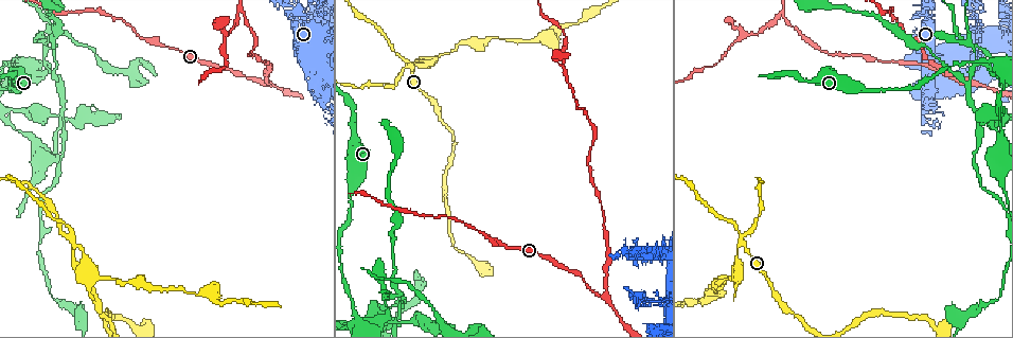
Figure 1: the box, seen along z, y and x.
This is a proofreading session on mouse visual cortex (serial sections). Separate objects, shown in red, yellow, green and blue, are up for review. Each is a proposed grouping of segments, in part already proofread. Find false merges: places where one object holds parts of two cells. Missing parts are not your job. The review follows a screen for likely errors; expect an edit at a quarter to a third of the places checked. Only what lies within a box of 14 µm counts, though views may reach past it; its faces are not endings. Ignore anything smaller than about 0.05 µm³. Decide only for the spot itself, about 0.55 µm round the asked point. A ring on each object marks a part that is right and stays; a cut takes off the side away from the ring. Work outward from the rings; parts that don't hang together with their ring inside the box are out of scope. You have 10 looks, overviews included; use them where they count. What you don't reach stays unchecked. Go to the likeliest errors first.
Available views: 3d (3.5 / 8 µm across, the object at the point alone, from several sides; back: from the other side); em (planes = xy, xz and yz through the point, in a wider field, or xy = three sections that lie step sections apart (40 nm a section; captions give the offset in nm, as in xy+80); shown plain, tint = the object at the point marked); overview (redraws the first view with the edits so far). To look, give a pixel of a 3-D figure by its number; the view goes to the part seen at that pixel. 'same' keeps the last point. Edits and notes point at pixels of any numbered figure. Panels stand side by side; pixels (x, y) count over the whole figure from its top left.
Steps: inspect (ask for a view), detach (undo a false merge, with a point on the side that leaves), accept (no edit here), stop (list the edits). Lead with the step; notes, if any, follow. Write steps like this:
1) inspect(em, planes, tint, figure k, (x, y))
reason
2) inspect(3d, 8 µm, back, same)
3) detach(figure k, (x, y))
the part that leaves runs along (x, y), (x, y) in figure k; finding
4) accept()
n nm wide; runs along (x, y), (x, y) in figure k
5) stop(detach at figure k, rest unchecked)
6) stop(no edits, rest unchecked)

inspect(3d, 3.5 µm, figure 1, (973, 82))
branch point

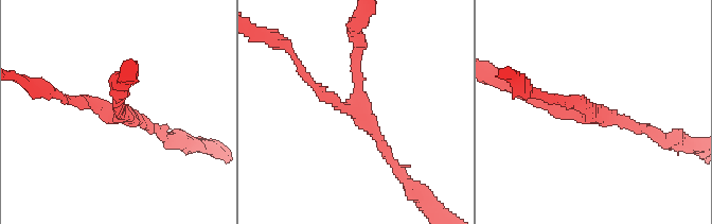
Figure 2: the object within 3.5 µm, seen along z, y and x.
inspect(em, xy, step 1, tint, figure 2, (346, 105))
3 arms; arms of 150, 200, 200 nm

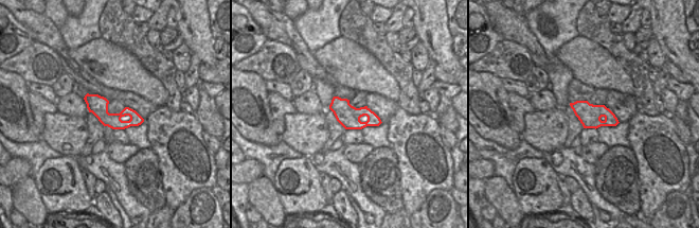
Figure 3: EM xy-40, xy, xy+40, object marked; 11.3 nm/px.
accept()
260 nm wide; runs along (87, 98), (110, 120), (140, 120) in figure 3; one cell here

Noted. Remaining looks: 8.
inspect(3d, 3.5 µm, back, figure 1, (77, 245))
sharp bend

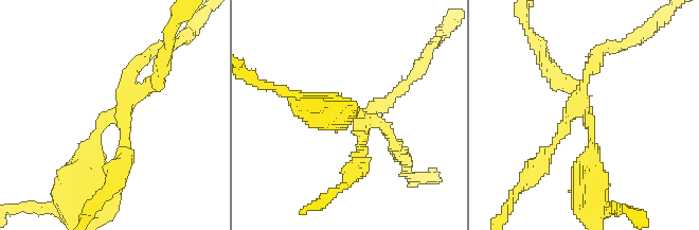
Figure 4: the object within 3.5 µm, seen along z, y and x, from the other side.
detach(figure 4, (158, 84))
4 arms; arms of 150, 150, 200, 250 nm; the part that leaves runs along (112, 119), (100, 126), (79, 194) in figure 4; a second cell is stuck on

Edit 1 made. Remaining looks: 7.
inspect(overview)

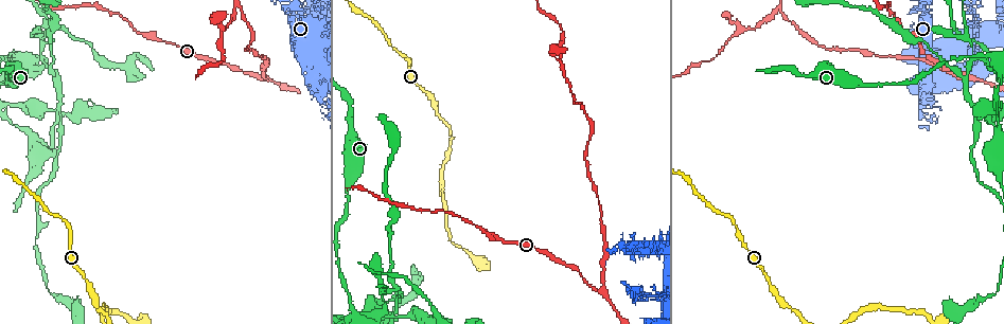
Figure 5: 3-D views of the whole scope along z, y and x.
inspect(3d, 3.5 µm, figure 5, (313, 15))
a fork

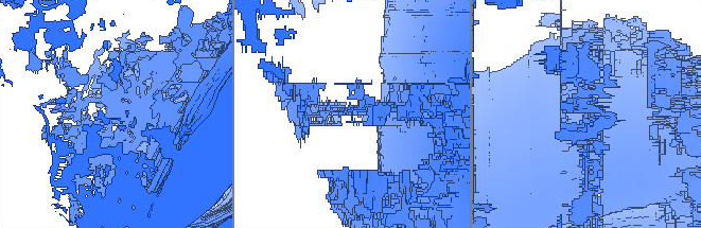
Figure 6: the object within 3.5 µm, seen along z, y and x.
inspect(em, xy, step 3, tint, figure 6, (117, 114))

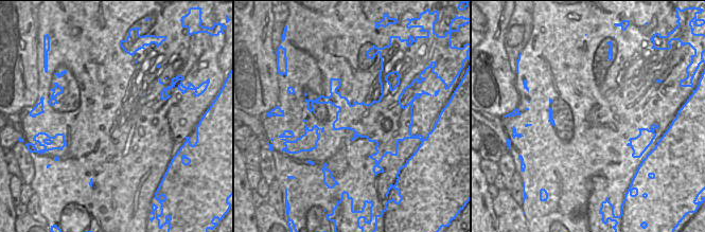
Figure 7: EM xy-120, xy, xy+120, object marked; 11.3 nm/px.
accept()
runs along (162, 157), (74, 82) in figure 6; all the same cell

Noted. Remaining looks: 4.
inspect(3d, 3.5 µm, back, figure 5, (996, 57))
sharp bend

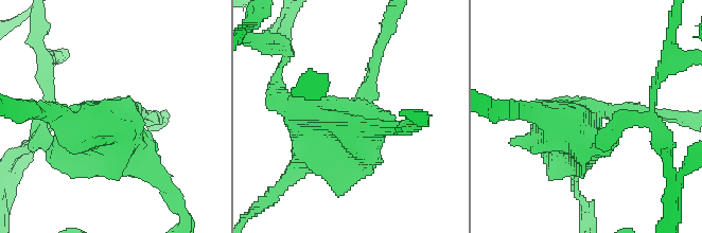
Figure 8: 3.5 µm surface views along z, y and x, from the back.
inspect(em, xy, step 3, tint, figure 8, (591, 115))

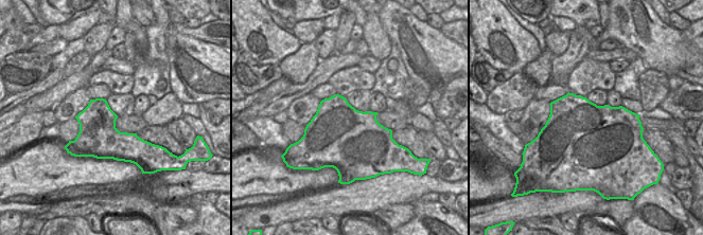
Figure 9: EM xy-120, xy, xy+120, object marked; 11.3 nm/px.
accept()
runs along (633, 111), (584, 119), (574, 180) in figure 8; one cell here

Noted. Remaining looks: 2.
inspect(3d, 8 µm, figure 5, (779, 9))
sharp bend

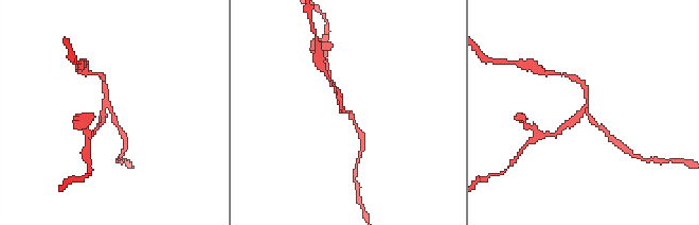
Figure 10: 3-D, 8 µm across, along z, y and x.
inspect(em, xy, step 2, tint, figure 10, (347, 113))

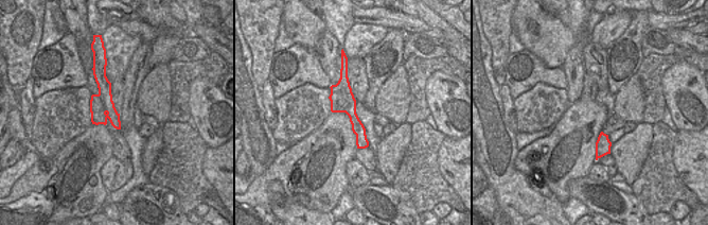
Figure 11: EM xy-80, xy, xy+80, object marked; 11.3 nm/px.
detach(figure 10, (572, 121))
a second cell is stuck on

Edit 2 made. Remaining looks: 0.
stop(detach at figure 4, detach at figure 10, rest unchecked)

